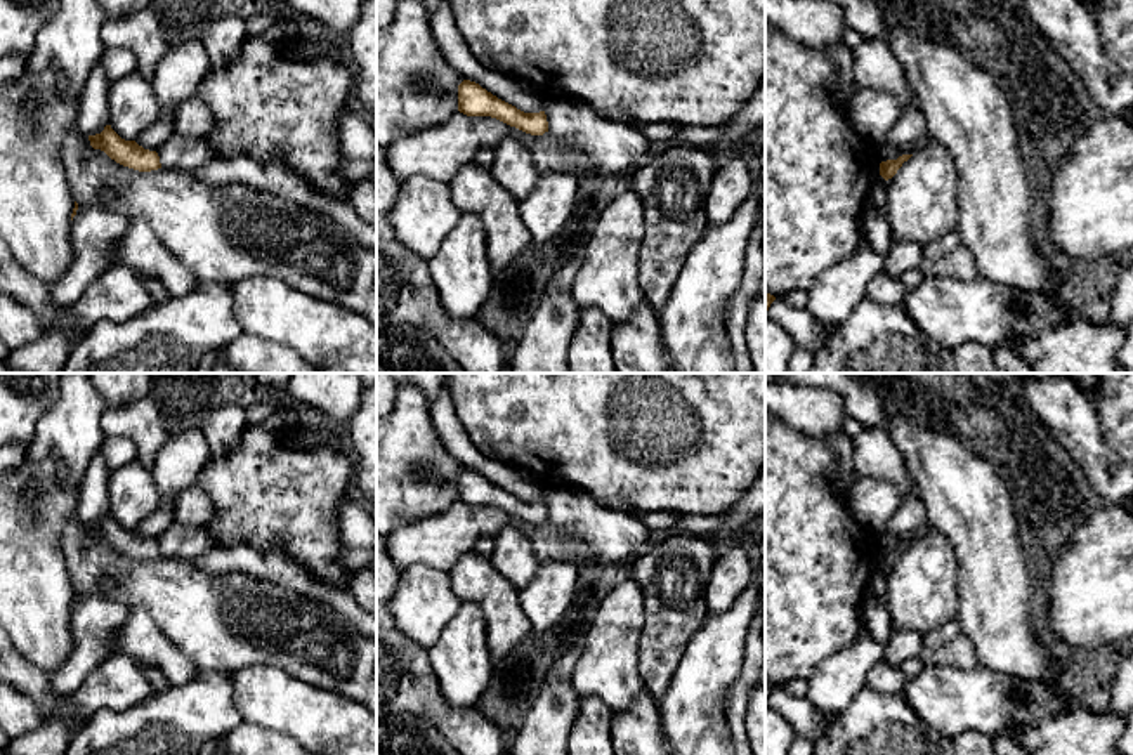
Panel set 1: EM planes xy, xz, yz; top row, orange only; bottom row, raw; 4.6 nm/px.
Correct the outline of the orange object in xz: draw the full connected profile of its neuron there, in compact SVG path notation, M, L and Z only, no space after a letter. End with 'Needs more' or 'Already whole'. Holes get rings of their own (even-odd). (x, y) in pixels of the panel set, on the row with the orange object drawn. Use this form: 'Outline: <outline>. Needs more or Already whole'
Outline: M470 80L458 85L458 111L467 116L491 116L531 135L548 132L545 111L524 113Z. Already whole

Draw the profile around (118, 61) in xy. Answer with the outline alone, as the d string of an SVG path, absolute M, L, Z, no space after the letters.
M106 47L101 62L111 82L135 71L135 54L125 47Z

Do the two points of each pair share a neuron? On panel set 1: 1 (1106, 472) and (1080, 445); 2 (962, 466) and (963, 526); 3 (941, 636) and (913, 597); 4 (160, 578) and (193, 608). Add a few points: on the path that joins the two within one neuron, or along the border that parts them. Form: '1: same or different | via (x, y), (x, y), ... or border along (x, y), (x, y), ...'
1: same | via (1099, 466), (1087, 452)
2: same | via (962, 481), (963, 511)
3: different | border along (955, 618), (932, 629), (923, 637)
4: same | via (169, 587), (184, 601)

